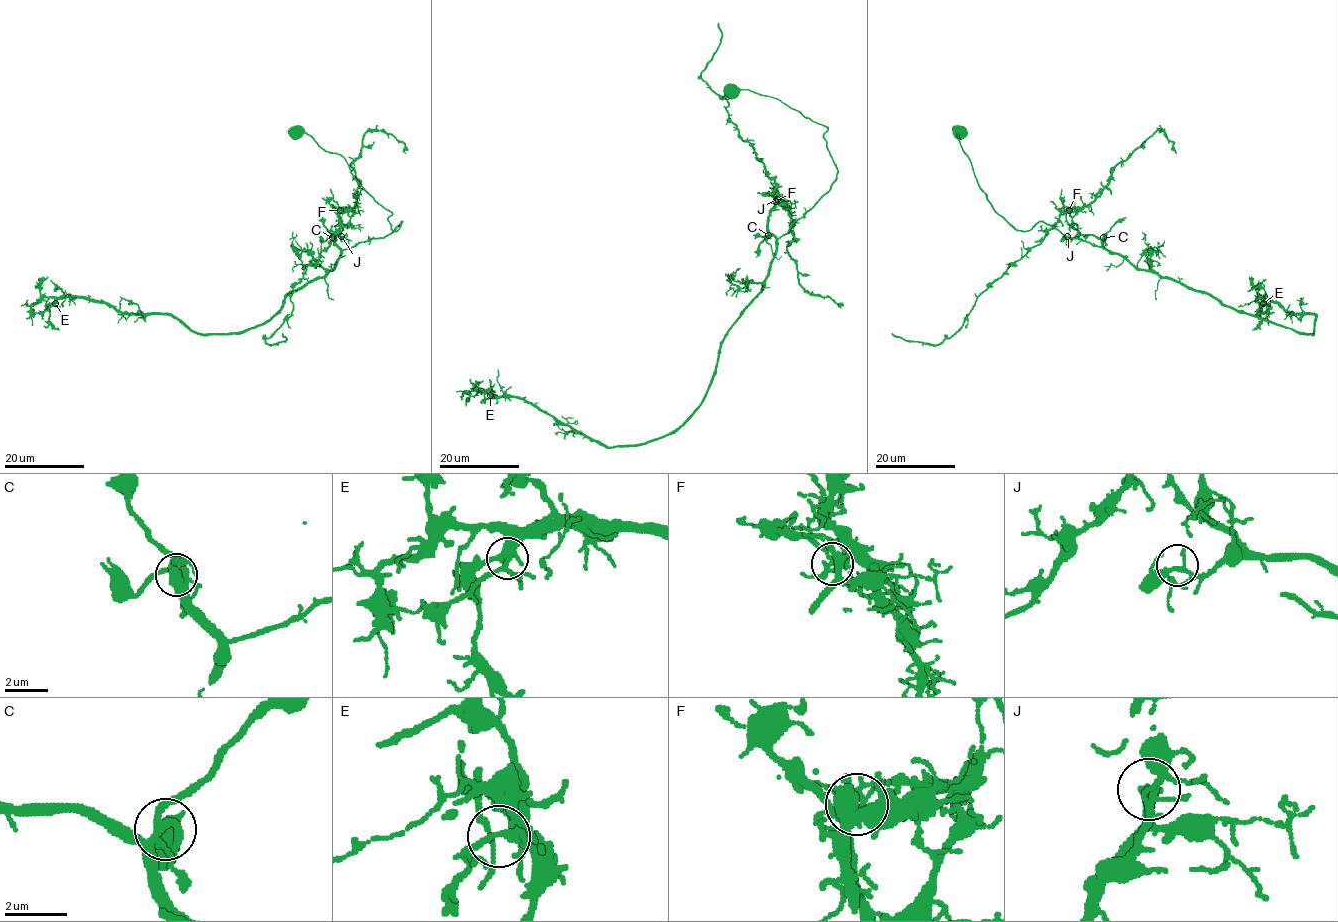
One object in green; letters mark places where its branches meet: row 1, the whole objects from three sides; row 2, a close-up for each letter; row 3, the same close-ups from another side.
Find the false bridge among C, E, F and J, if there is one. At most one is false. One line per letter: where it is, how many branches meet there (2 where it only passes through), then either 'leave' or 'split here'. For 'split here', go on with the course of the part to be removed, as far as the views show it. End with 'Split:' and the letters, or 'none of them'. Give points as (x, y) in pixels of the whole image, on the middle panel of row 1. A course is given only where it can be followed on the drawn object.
C: (768, 235) | 5 | leave
E: (490, 395) | 5 | leave
F: (775, 201) | 5 | split here | (776, 201), (775, 182), (728, 118), (727, 101), (716, 94), (701, 76), (720, 41), (721, 31), (717, 23)
J: (777, 199) | 5 | leave
Split: F

